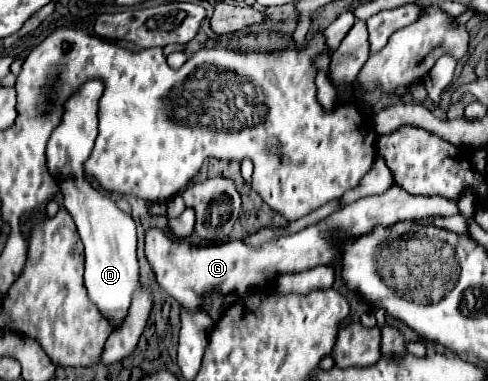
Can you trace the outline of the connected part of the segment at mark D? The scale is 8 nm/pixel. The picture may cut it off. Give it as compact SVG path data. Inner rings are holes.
M88 80L64 102L60 124L48 138L46 166L48 172L58 178L64 208L70 212L86 248L84 282L88 288L88 296L92 298L92 302L96 302L104 316L112 318L112 322L120 326L124 316L128 314L132 294L140 286L136 260L136 224L132 216L122 212L106 194L92 188L88 176L84 174L84 162L88 160L98 134L96 112L102 92L104 84L100 80Z

